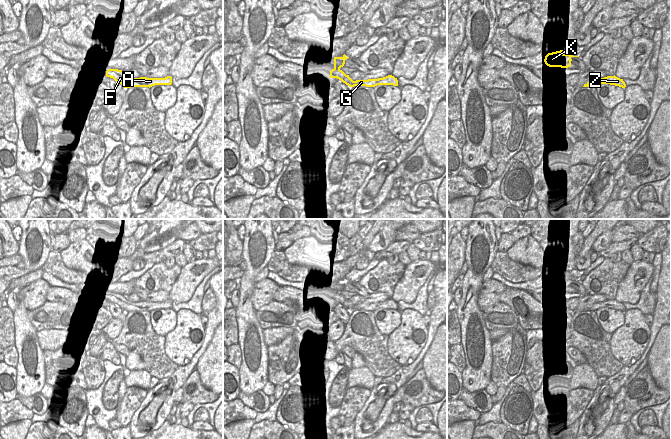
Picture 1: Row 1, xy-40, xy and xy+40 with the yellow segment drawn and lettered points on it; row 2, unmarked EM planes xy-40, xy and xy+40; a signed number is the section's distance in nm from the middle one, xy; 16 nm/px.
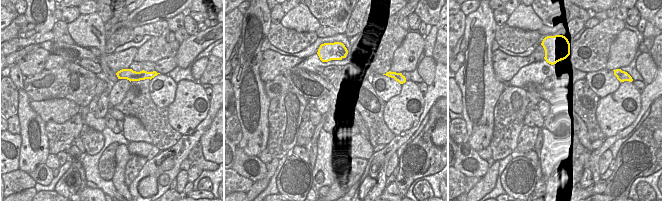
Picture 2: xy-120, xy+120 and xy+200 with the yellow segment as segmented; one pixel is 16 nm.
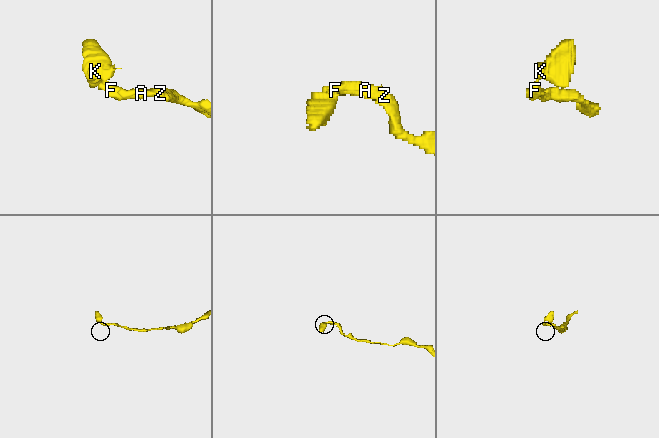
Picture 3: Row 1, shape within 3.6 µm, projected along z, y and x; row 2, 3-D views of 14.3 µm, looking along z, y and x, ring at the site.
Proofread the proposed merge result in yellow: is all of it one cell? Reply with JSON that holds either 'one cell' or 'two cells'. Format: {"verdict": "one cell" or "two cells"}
{"verdict": "two cells"}

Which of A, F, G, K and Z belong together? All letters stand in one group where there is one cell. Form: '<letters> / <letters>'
A F G Z / K

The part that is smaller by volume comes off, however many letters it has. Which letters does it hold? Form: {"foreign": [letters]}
{"foreign": ["K"]}

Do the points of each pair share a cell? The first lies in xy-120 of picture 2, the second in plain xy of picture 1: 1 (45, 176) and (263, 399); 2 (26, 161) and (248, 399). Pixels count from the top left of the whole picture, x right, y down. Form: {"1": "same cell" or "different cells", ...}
{"1": "same cell", "2": "different cells"}

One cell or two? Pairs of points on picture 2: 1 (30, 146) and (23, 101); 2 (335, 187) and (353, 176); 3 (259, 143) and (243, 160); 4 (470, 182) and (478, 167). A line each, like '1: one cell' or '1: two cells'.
1: one cell
2: one cell
3: two cells
4: two cells

